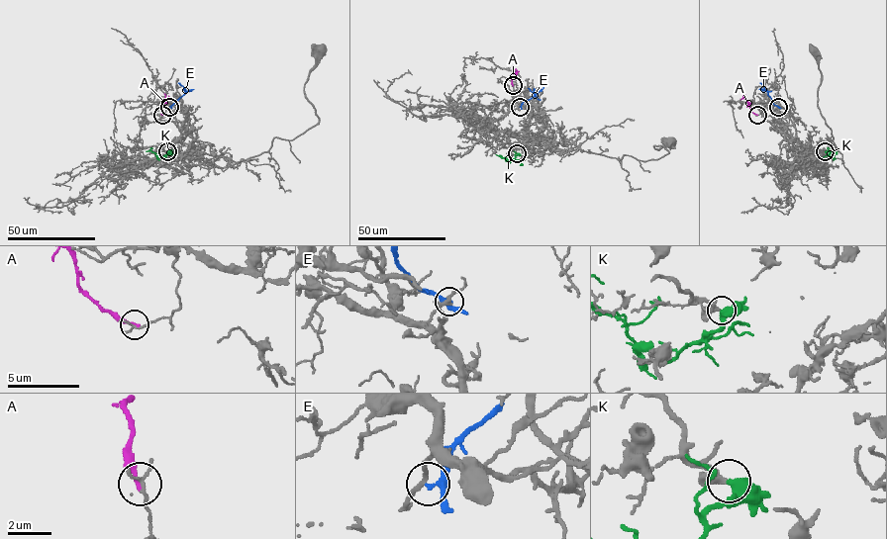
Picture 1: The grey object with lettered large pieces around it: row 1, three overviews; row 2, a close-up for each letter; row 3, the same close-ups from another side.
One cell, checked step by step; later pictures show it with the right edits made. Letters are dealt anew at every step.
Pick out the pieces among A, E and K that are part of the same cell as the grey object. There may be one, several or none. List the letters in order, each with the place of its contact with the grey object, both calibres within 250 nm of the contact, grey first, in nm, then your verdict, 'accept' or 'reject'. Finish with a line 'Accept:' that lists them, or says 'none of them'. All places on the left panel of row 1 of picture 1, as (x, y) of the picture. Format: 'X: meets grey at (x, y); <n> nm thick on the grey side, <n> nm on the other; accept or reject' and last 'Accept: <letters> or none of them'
A: meets grey at (162, 115); 200 nm thick on the grey side, 240 nm on the other; reject
E: meets grey at (169, 107); 190 nm thick on the grey side, 240 nm on the other; reject
K: meets grey at (167, 151); 320 nm thick on the grey side, 440 nm on the other; accept
Accept: K

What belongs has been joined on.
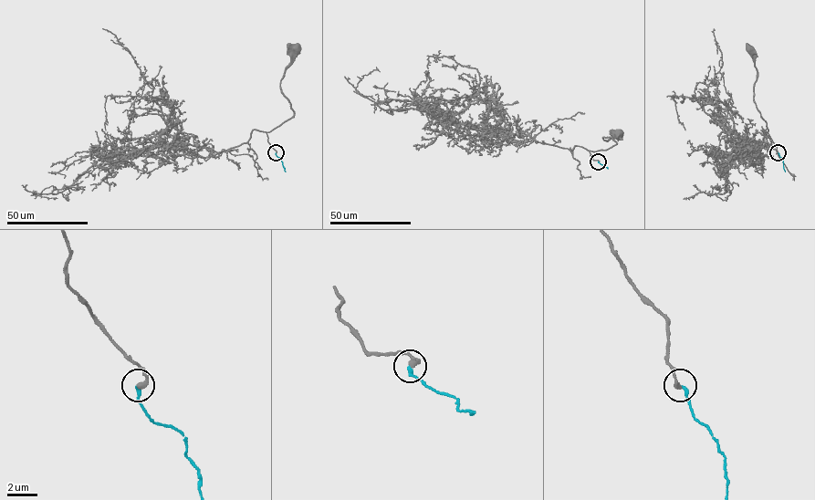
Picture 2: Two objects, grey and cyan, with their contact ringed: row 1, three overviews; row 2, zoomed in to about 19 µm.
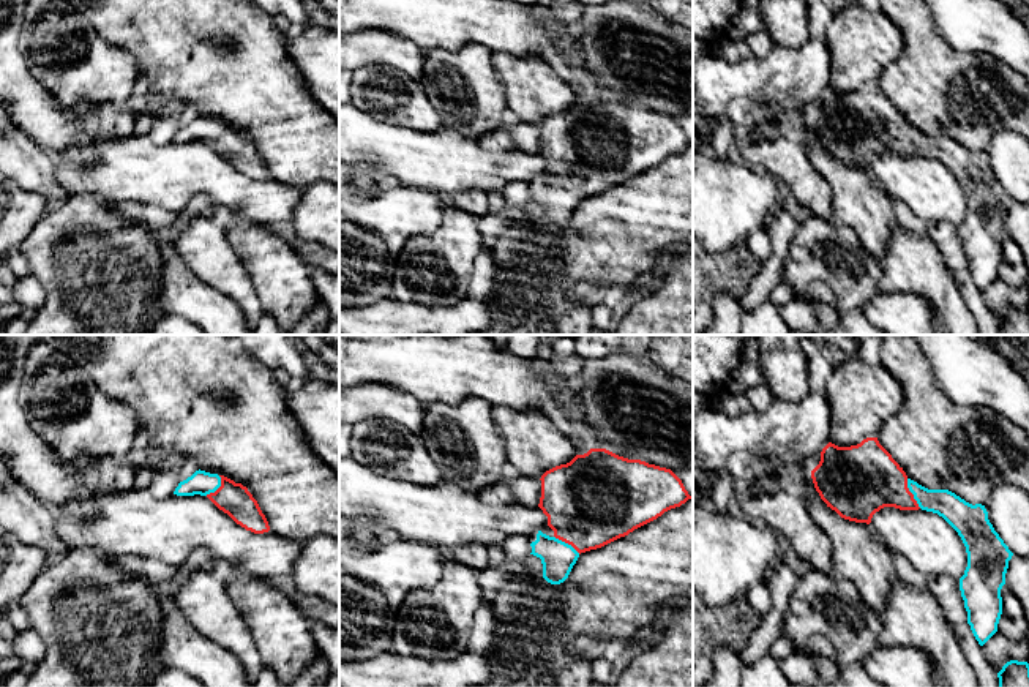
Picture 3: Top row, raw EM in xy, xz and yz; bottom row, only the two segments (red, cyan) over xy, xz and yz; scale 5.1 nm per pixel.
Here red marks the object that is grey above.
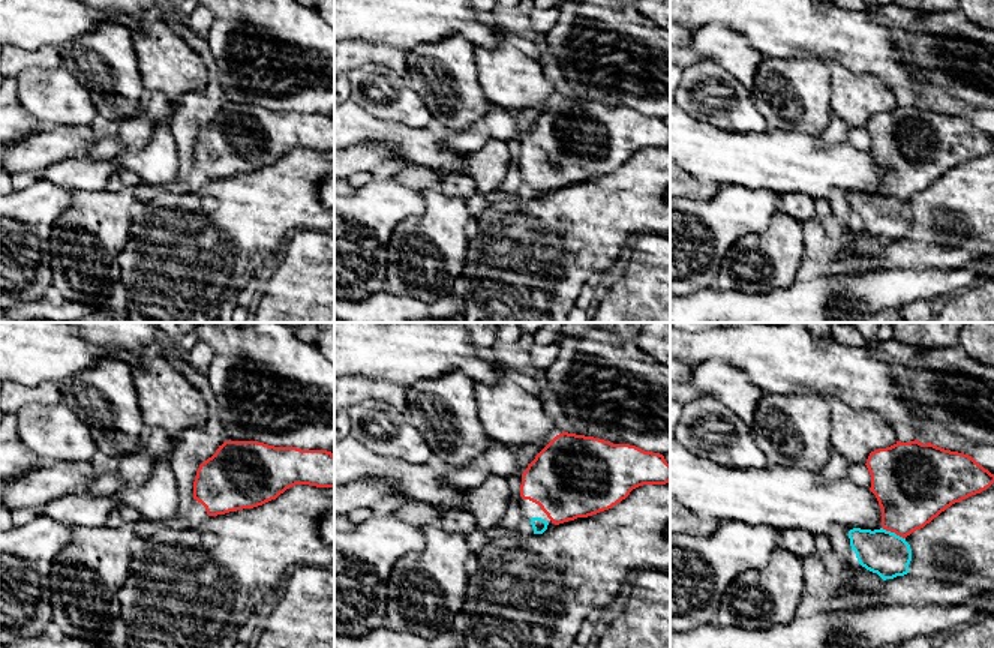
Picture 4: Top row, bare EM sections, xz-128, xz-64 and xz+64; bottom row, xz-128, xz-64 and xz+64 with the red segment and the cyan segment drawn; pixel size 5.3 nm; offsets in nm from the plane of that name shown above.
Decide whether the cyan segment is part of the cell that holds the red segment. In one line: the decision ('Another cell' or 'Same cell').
Same cell

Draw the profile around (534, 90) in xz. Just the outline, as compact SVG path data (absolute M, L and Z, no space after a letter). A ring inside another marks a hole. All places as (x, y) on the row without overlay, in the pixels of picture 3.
M492 52L492 65L505 90L510 117L532 125L570 109L578 96L556 69L538 57Z

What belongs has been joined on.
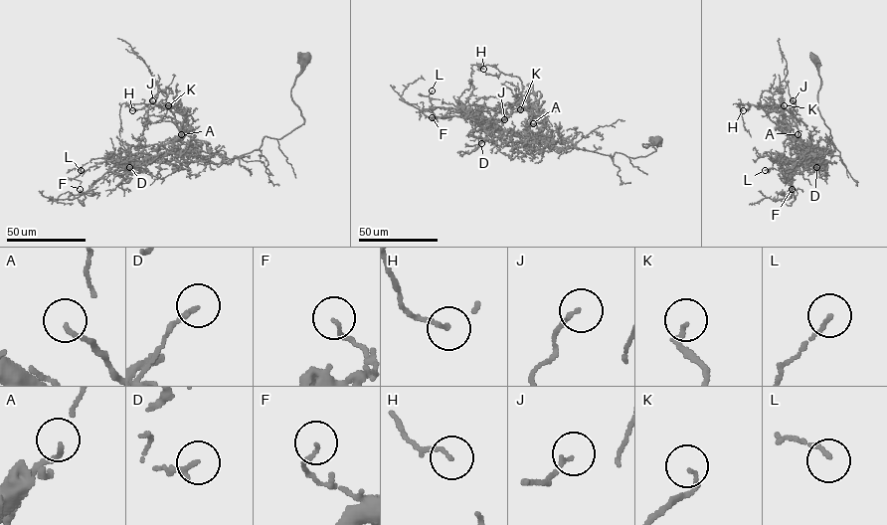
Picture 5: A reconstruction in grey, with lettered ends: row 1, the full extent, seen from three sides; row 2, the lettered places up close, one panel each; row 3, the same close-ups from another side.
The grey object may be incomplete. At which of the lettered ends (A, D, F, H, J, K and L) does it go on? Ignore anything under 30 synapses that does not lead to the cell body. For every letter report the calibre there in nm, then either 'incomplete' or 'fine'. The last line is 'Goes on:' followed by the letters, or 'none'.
A: calibre 100 nm; fine
D: calibre 140 nm; fine
F: calibre 140 nm; fine
H: calibre 140 nm; fine
J: calibre 140 nm; fine
K: calibre 160 nm; incomplete
L: calibre 140 nm; fine
Goes on: K

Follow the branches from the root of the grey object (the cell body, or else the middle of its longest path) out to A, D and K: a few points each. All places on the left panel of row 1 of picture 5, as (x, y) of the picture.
A: (306, 57), (290, 92), (304, 122), (280, 138), (266, 136), (258, 149), (213, 163), (178, 149), (181, 134)
D: (306, 57), (290, 92), (304, 122), (280, 138), (266, 136), (258, 149), (218, 163), (165, 153), (129, 167)
K: (306, 57), (290, 92), (304, 122), (226, 162), (178, 149), (168, 105)

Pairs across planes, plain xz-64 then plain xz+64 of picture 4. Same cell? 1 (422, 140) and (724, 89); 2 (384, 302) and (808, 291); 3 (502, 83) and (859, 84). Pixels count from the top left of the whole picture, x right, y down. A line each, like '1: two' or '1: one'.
1: two
2: one
3: one

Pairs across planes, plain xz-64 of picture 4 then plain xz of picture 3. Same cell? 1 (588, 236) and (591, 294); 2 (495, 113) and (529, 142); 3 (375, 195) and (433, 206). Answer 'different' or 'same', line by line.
1: different
2: same
3: same

